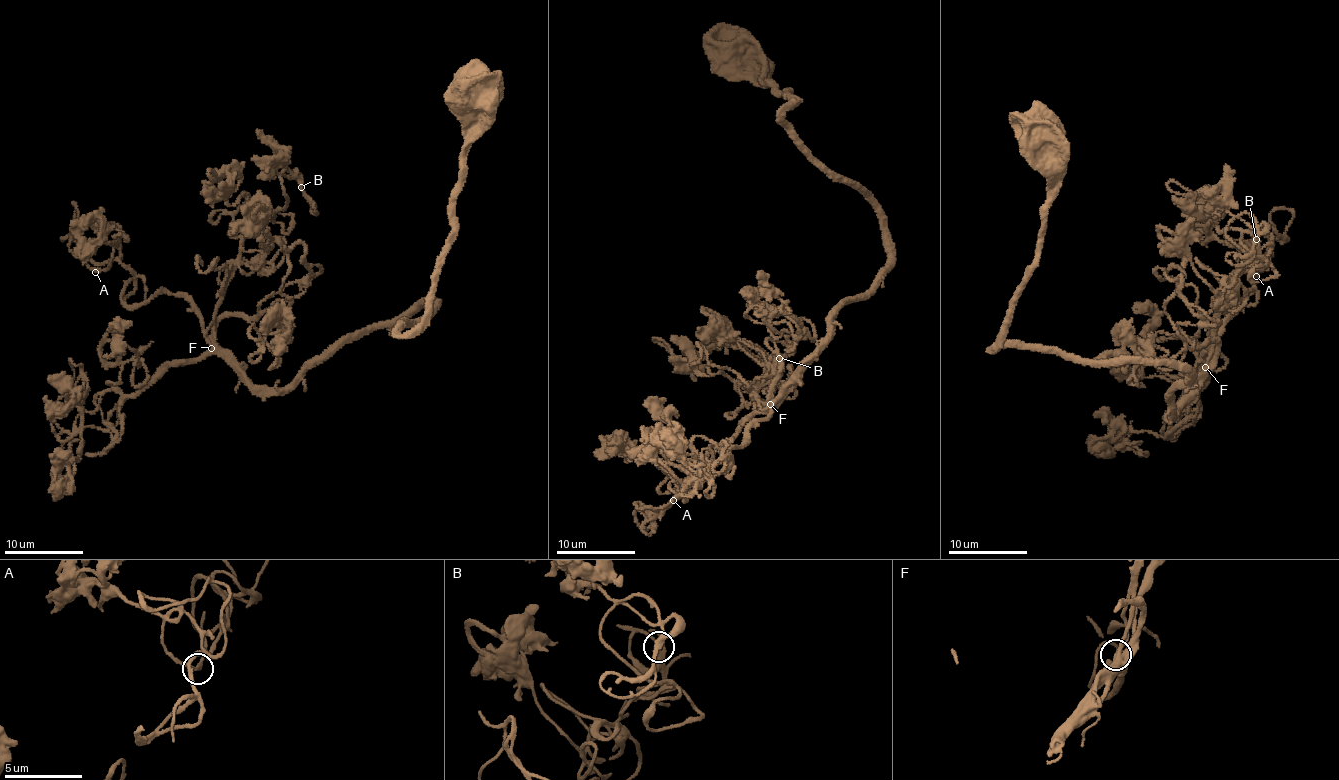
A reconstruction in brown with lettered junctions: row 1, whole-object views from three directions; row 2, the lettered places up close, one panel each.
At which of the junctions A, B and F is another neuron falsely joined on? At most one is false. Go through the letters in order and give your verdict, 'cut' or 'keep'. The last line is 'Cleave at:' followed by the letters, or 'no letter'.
A: keep
B: keep
F: keep
Cleave at: no letter

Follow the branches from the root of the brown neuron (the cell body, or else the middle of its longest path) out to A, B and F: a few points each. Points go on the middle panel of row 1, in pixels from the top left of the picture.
A: (725, 60), (792, 92), (791, 137), (874, 203), (890, 254), (796, 386), (673, 500)
B: (725, 60), (792, 92), (791, 137), (874, 203), (890, 254), (756, 399), (778, 373), (746, 346), (780, 358)
F: (725, 60), (792, 92), (791, 137), (874, 203), (890, 254), (770, 404)

